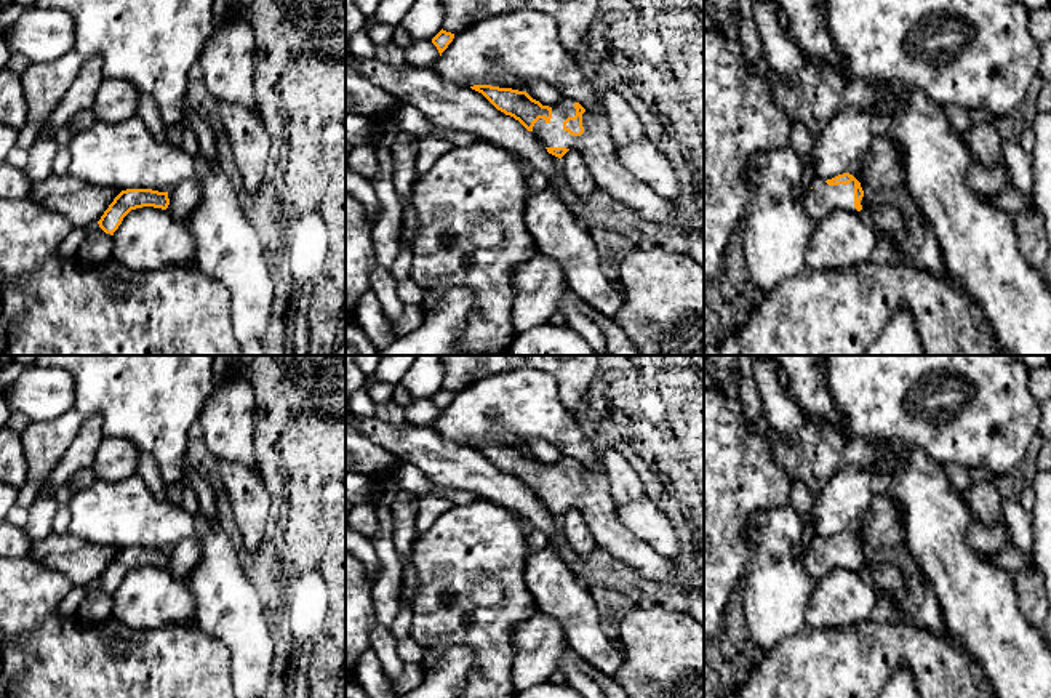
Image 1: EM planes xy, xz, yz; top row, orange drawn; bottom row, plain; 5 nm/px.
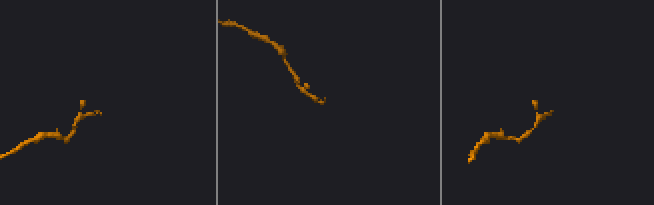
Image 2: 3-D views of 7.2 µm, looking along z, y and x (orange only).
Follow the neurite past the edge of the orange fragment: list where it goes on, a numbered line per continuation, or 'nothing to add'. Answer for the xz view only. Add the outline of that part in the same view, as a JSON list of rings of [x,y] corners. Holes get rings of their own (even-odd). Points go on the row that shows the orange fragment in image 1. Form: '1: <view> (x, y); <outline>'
1: xz (595, 144); [[[563,98],[555,104],[549,123],[544,118],[534,123],[531,131],[534,138],[544,147],[579,150],[598,189],[622,202],[645,221],[672,224],[673,203],[640,183],[622,166],[616,155],[609,123],[601,112],[585,110],[582,114],[584,133],[581,136],[573,136],[563,130],[563,122],[576,115],[574,102]]]

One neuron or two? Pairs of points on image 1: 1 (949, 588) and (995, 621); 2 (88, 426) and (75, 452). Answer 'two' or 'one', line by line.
1: one
2: one

